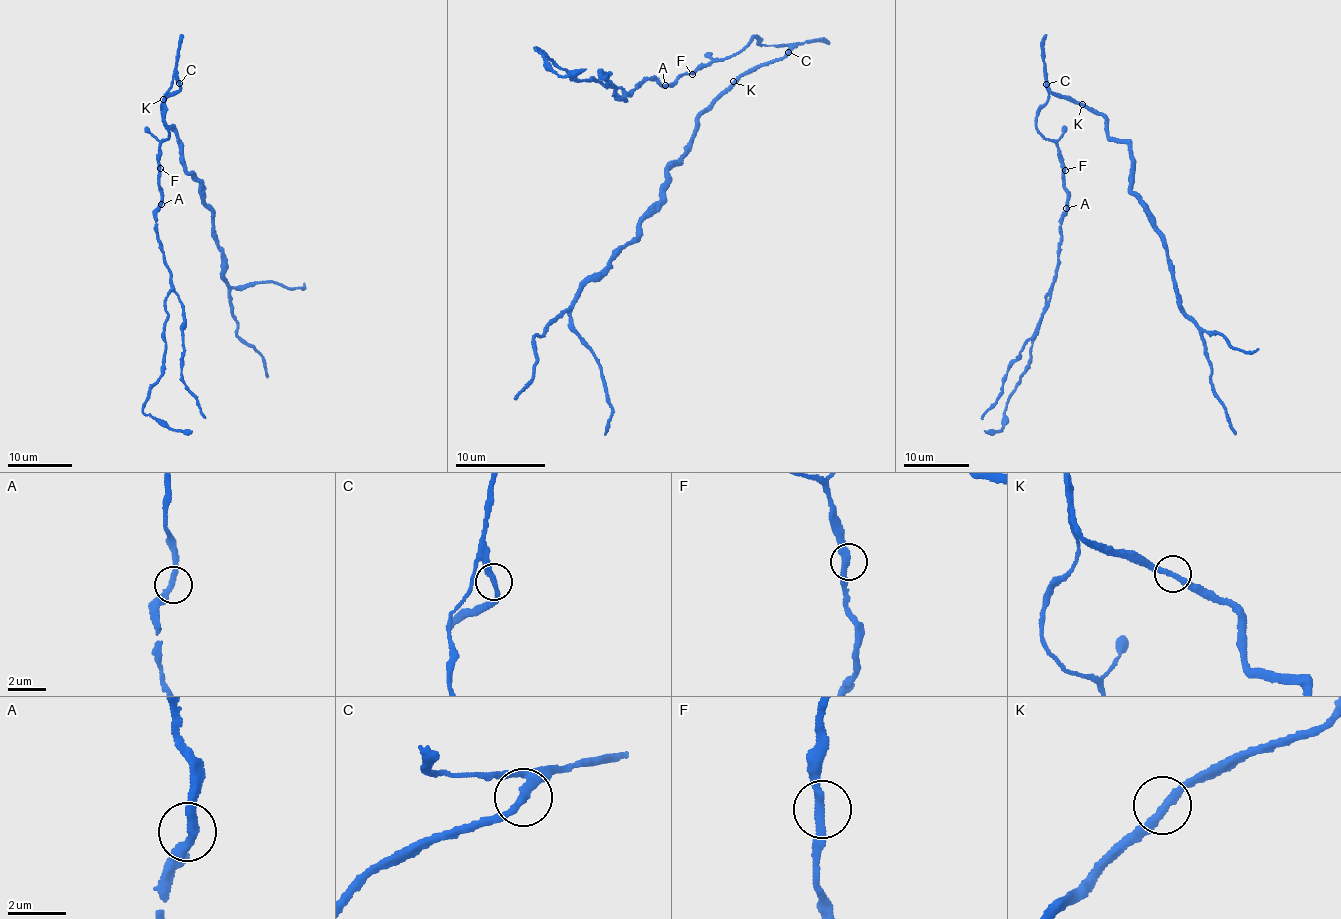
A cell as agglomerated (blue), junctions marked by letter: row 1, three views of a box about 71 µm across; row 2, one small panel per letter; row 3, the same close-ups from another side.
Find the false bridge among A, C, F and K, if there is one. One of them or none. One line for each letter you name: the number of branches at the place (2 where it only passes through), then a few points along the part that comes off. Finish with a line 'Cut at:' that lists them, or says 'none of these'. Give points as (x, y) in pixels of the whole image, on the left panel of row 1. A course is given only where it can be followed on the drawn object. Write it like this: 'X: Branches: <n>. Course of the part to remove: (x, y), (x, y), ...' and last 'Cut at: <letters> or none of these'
Cut at: none of these

